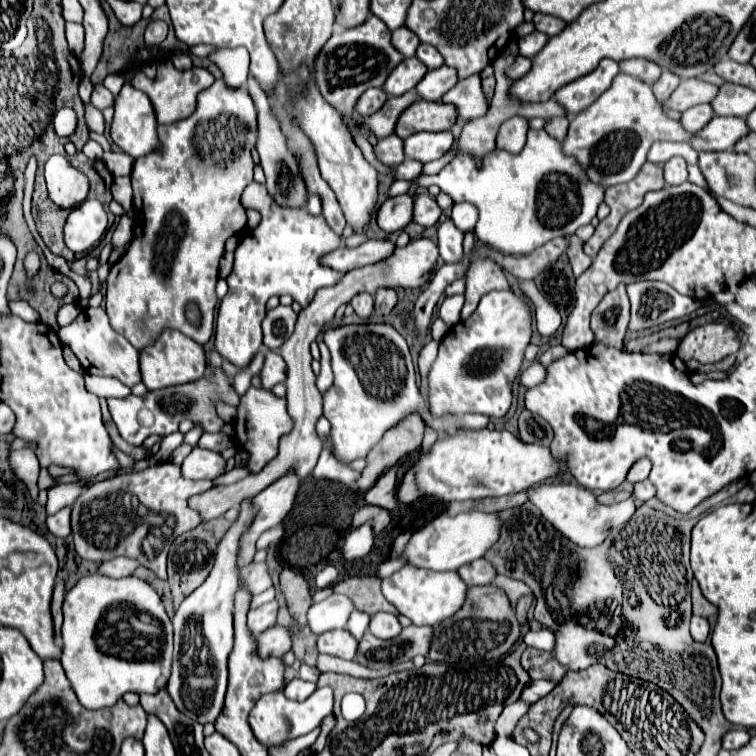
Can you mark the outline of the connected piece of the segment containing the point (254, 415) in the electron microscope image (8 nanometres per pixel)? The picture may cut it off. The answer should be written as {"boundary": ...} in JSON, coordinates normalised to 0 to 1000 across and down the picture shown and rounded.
{"boundary":[[[331,511],[315,534],[315,548],[312,548],[312,558],[310,558],[312,585],[320,595],[328,598],[325,622],[331,627],[344,624],[360,606],[365,606],[370,579],[376,574],[381,574],[381,569],[386,569],[386,553],[378,545],[376,526],[362,524],[357,516]]]}

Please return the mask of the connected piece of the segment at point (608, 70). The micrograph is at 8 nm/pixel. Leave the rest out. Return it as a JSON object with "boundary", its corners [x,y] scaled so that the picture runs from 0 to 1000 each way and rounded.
{"boundary":[[[799,77],[791,90],[749,114],[743,114],[733,130],[751,146],[751,151],[765,151],[778,143],[791,127],[810,111],[810,103],[817,98],[817,85]]]}

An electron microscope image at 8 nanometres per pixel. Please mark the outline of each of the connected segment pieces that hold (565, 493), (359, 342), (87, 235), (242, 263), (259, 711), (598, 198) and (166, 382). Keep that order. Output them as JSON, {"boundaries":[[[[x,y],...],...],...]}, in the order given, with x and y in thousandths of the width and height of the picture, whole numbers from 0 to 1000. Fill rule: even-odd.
{"boundaries":[[[[714,640],[709,646],[698,646],[693,648],[698,661],[704,667],[712,669],[712,675],[717,677],[717,683],[738,701],[743,704],[751,714],[757,714],[765,722],[791,722],[810,698],[815,698],[817,693],[833,688],[833,683],[839,680],[841,669],[839,669],[839,659],[831,659],[817,667],[810,669],[796,669],[788,664],[788,656],[772,646],[772,643],[762,643],[762,640]]],[[[458,429],[429,439],[429,455],[437,463],[437,479],[442,492],[442,508],[429,521],[429,550],[439,569],[442,603],[450,611],[466,611],[481,606],[487,595],[505,579],[505,574],[524,563],[534,550],[553,542],[558,556],[577,566],[640,566],[648,553],[640,548],[598,550],[595,556],[579,556],[566,548],[563,534],[556,524],[548,497],[548,481],[532,442],[516,429]],[[460,476],[471,476],[471,489]]],[[[114,262],[111,270],[93,278],[85,296],[85,323],[101,336],[116,336],[135,315],[143,299],[143,286],[130,265]]],[[[331,241],[325,246],[320,257],[320,272],[339,275],[347,291],[317,317],[312,328],[310,354],[299,368],[302,389],[291,399],[286,418],[286,463],[294,468],[294,474],[325,487],[347,458],[344,429],[351,421],[357,392],[384,389],[399,407],[405,407],[421,381],[442,378],[452,362],[423,349],[423,339],[450,325],[450,312],[437,304],[426,286],[413,286],[407,278],[370,275],[354,259],[349,243],[341,241]]],[[[431,907],[431,910],[418,910],[415,918],[410,923],[405,923],[402,929],[394,929],[394,926],[381,926],[373,915],[357,915],[357,918],[349,918],[339,934],[333,937],[333,944],[328,950],[331,960],[333,960],[333,968],[336,974],[341,976],[341,981],[347,981],[349,987],[370,987],[376,984],[378,979],[389,979],[394,974],[402,974],[407,968],[413,968],[415,963],[423,960],[426,950],[439,944],[439,913]]],[[[701,172],[688,204],[653,198],[638,209],[635,222],[627,214],[624,204],[608,204],[577,233],[558,233],[553,243],[558,249],[577,243],[601,267],[616,265],[630,270],[635,278],[627,302],[632,317],[664,336],[701,336],[730,315],[759,310],[767,299],[780,296],[799,265],[802,249],[778,241],[762,209],[749,206],[743,188],[722,172]]],[[[214,437],[214,442],[206,447],[206,452],[201,458],[193,458],[185,463],[188,505],[196,516],[209,516],[209,513],[262,503],[270,497],[270,489],[272,489],[270,474],[272,474],[272,468],[265,455],[259,455],[249,444],[238,442],[235,437]]]]}

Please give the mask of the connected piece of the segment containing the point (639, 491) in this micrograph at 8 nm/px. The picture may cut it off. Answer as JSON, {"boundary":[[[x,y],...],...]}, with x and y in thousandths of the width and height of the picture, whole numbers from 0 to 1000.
{"boundary":[[[852,635],[852,638],[844,638],[844,640],[839,640],[839,648],[836,648],[836,656],[841,659],[841,661],[847,661],[847,664],[854,664],[854,661],[860,661],[860,659],[865,659],[865,643],[857,638],[857,635]]]}

